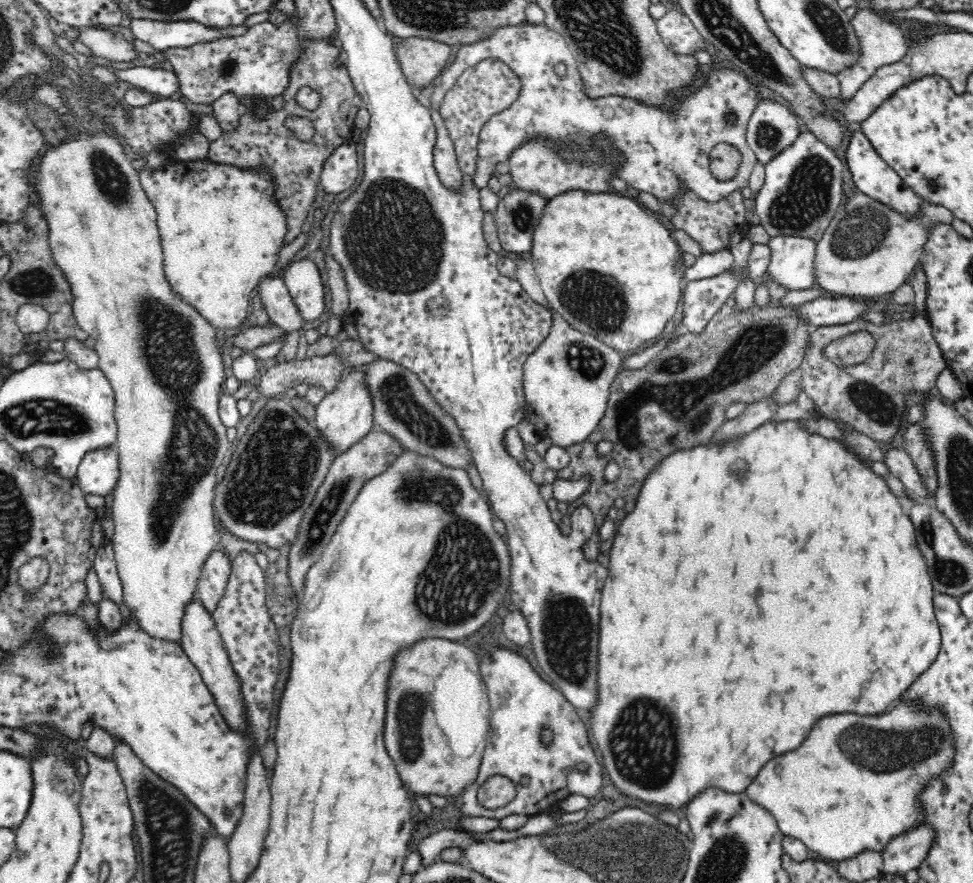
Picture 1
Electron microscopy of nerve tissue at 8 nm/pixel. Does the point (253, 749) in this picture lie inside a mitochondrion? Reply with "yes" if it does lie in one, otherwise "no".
no

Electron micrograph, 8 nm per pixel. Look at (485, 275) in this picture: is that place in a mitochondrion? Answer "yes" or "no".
no

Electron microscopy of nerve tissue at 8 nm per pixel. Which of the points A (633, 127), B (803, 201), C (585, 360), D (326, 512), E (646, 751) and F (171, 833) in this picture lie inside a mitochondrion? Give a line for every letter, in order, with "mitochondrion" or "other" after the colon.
A: other
B: mitochondrion
C: mitochondrion
D: mitochondrion
E: mitochondrion
F: mitochondrion

